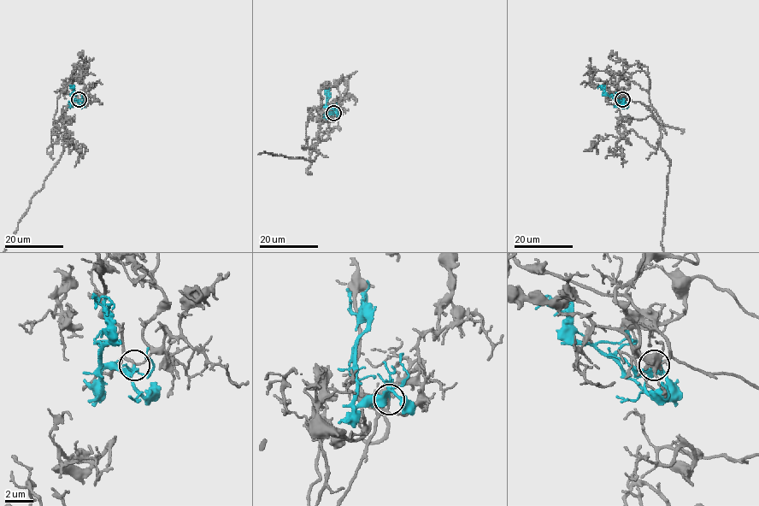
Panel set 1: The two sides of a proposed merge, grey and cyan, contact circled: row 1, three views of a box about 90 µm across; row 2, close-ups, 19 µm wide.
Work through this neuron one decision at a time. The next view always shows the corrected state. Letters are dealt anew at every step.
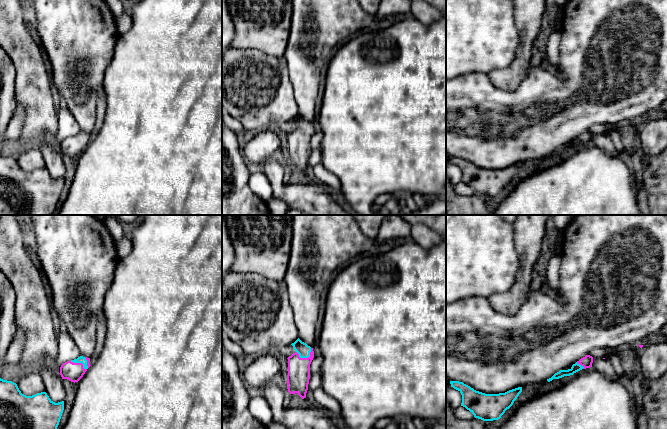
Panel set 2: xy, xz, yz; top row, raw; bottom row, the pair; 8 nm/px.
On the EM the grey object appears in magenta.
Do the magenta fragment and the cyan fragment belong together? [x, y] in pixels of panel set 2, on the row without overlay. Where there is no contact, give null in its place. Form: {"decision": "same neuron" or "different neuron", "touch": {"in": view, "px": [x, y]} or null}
{"decision": "same neuron", "touch": {"in": "xy", "px": [80, 139]}}

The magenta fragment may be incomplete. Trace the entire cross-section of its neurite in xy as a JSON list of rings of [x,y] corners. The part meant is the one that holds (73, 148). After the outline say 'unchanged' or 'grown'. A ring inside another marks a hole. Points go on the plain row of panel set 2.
[[[80,132],[77,135],[63,139],[59,150],[62,155],[68,155],[75,159],[83,153],[90,142],[90,134]]]; grown

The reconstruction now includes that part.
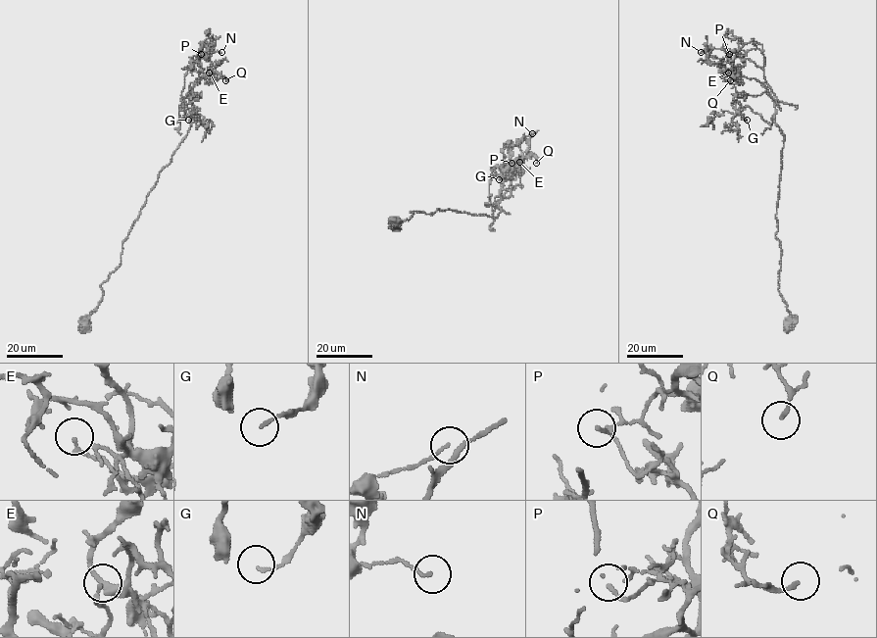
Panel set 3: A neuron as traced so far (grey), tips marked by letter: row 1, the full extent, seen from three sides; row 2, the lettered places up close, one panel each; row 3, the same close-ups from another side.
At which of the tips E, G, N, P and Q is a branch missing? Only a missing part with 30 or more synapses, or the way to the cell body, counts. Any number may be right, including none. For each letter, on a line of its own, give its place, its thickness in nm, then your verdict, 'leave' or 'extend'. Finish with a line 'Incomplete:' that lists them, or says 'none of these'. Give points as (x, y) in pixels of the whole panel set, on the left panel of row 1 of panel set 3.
E: place (209, 73); calibre 150 nm; leave
G: place (188, 120); calibre 110 nm; leave
N: place (221, 52); calibre 100 nm; leave
P: place (201, 54); calibre 130 nm; leave
Q: place (225, 80); calibre 140 nm; leave
Incomplete: none of these

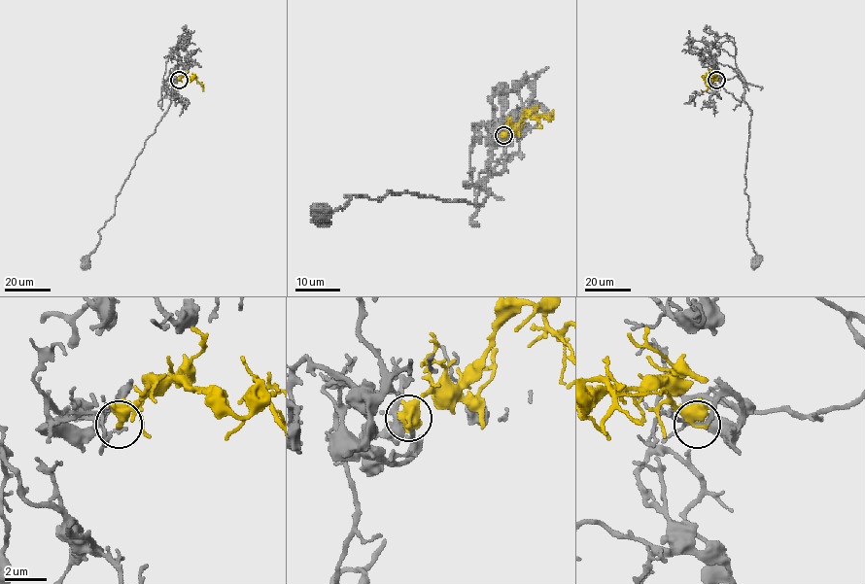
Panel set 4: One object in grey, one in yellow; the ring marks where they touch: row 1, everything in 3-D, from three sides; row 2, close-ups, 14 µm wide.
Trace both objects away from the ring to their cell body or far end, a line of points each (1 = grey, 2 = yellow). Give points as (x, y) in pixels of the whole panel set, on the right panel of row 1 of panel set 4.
1: (716, 80), (738, 75), (743, 101), (751, 112), (744, 192), (748, 197), (746, 234), (758, 262), (755, 264)
2: (716, 81), (711, 75), (704, 80), (704, 75), (708, 87), (704, 90)

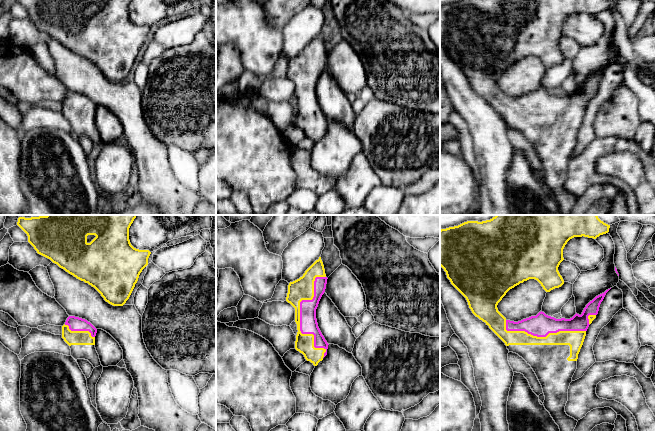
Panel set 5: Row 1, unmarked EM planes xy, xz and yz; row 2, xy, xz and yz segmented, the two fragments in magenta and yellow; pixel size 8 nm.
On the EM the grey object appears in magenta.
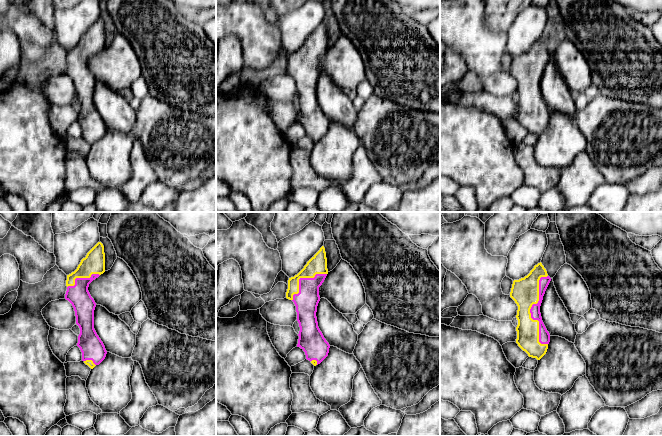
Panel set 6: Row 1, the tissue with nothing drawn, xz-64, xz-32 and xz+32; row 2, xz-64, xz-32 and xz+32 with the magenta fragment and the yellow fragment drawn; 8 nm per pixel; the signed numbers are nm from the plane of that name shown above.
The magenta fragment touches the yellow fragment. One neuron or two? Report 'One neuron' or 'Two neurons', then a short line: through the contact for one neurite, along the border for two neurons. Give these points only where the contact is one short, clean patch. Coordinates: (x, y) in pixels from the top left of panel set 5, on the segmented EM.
One neuron

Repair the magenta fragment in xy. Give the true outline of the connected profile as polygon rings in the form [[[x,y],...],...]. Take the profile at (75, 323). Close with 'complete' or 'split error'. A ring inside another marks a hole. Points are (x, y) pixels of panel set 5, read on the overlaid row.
[[[69,316],[62,326],[62,338],[70,346],[71,356],[88,360],[93,367],[101,365],[95,348],[97,329],[87,320]]] | split error

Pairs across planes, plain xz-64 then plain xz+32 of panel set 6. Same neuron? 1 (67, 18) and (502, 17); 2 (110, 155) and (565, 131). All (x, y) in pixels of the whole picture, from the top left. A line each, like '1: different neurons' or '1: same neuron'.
1: different neurons
2: same neuron

